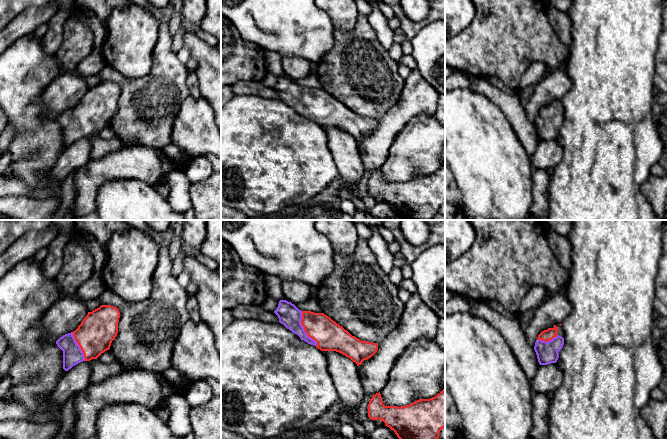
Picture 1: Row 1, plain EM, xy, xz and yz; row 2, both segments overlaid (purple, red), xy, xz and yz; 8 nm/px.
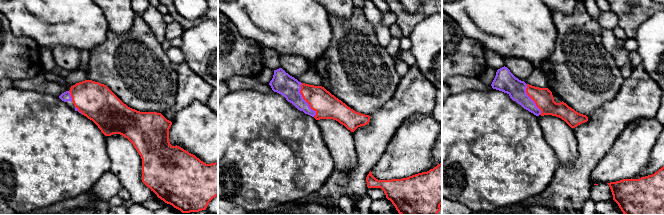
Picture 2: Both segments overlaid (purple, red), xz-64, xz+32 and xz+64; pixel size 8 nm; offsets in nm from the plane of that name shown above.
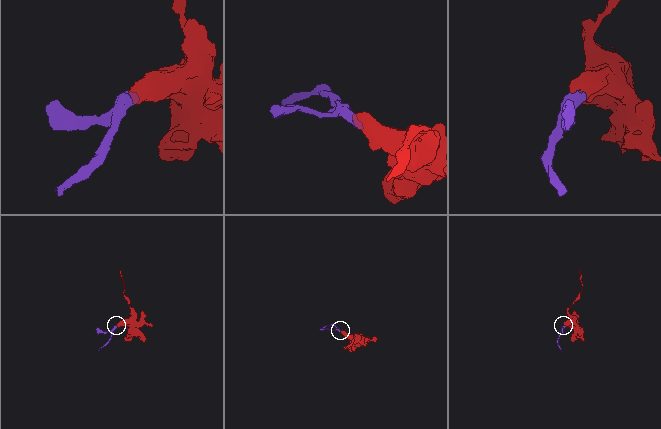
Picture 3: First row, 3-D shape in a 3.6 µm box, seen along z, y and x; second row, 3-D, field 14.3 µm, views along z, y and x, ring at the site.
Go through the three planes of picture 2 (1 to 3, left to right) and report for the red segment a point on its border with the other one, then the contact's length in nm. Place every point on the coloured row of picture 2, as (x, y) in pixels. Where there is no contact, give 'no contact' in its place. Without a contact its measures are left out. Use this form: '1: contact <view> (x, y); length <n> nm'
1: contact xz-64 (70, 96); length 90 nm
2: contact xz+32 (304, 100); length 300 nm
3: contact xz+64 (531, 99); length 280 nm

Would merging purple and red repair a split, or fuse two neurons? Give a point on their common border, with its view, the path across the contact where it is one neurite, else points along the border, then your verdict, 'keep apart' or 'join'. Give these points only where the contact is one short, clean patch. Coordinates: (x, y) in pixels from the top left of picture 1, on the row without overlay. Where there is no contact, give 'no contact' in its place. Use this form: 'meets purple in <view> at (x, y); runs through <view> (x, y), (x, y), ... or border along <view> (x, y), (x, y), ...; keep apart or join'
meets purple in xz at (303, 105); runs through xz (289, 91), (303, 105), (318, 105), (330, 112); join

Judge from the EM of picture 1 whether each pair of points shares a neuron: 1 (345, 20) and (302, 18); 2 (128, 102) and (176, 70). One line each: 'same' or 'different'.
1: different
2: same

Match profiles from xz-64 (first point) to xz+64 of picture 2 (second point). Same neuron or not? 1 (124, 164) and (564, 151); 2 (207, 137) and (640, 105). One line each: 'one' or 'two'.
1: one
2: two

